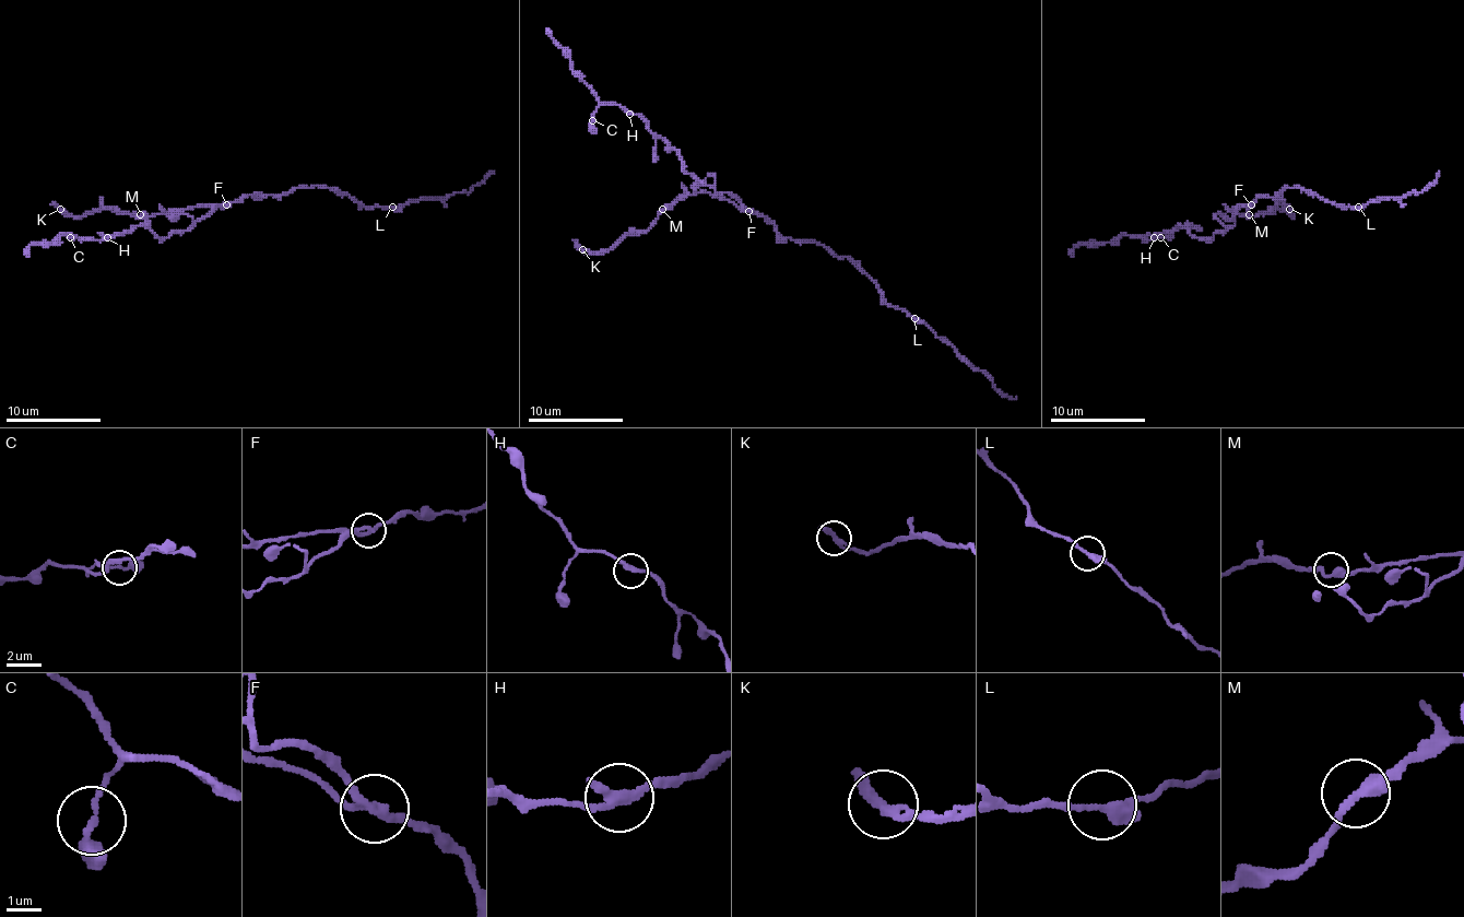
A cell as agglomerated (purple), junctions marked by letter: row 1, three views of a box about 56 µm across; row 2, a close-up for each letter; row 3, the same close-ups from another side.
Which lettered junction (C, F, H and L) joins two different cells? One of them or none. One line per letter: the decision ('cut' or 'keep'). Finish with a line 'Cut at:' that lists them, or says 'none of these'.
C: keep
F: cut
H: keep
L: keep
Cut at: F

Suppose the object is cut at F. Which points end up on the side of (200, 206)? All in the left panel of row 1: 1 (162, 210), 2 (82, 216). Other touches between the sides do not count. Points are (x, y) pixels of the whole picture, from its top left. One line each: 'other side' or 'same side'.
1: same side
2: same side

